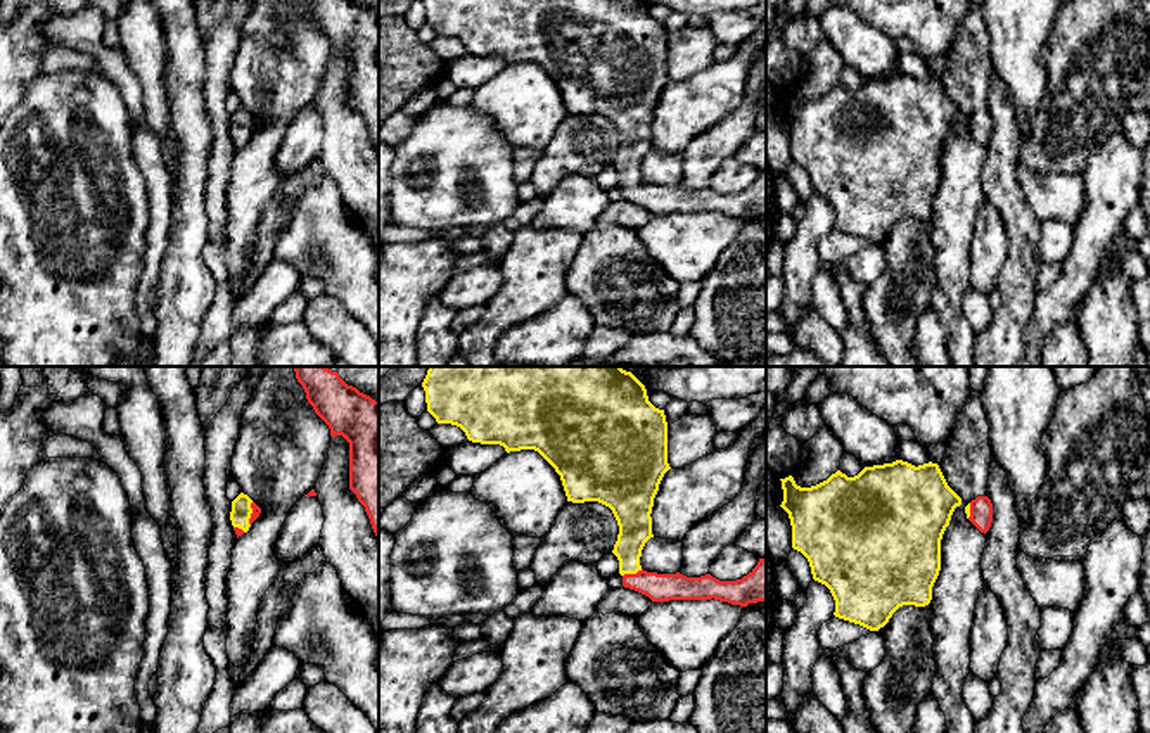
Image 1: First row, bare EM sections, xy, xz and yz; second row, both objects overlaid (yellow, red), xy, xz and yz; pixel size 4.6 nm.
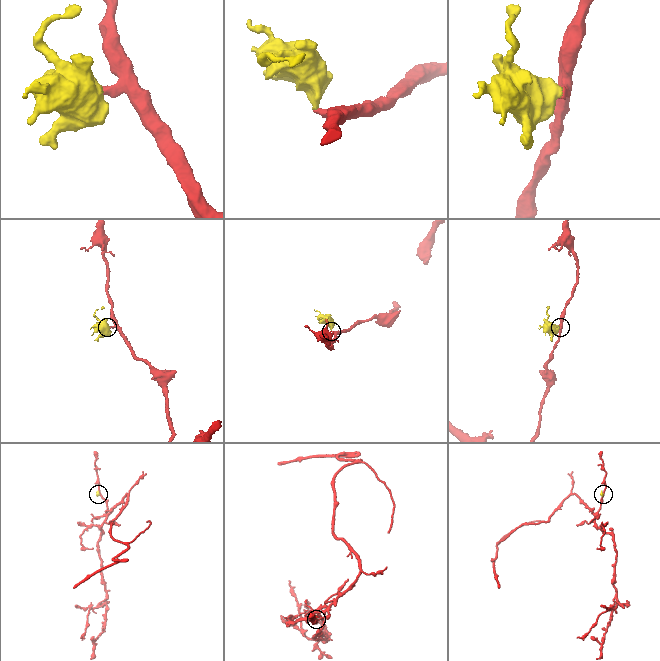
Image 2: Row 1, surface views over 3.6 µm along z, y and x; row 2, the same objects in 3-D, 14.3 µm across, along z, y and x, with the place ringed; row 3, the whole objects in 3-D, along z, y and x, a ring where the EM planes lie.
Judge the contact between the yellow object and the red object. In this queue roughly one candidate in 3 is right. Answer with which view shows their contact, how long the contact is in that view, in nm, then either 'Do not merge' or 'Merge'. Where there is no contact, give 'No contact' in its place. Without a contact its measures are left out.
Touches yellow in xz. Shared border 100 nm. Merge

